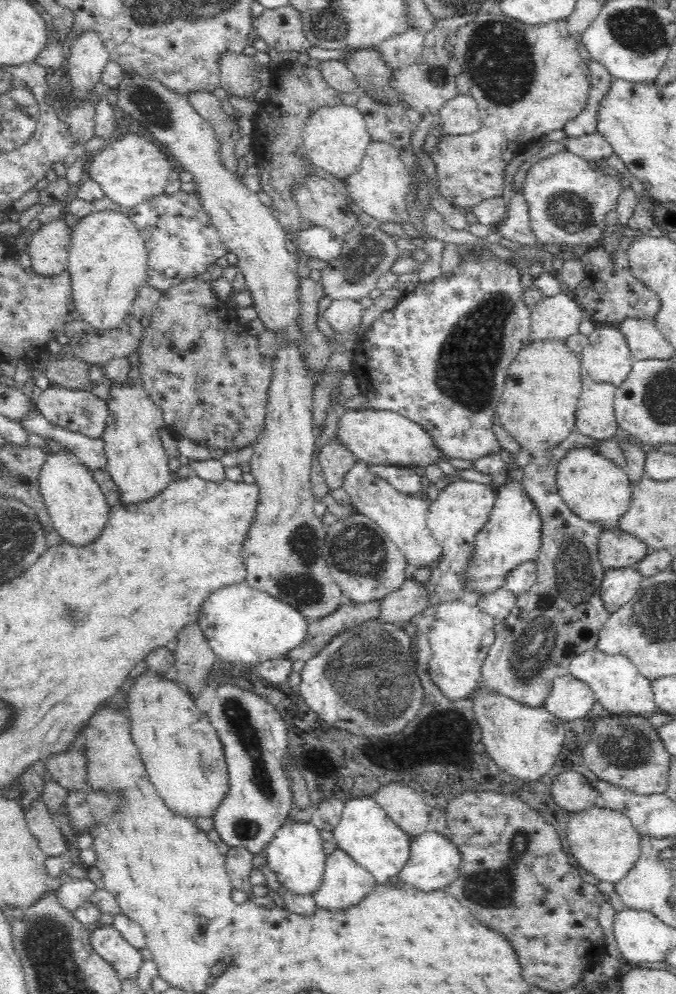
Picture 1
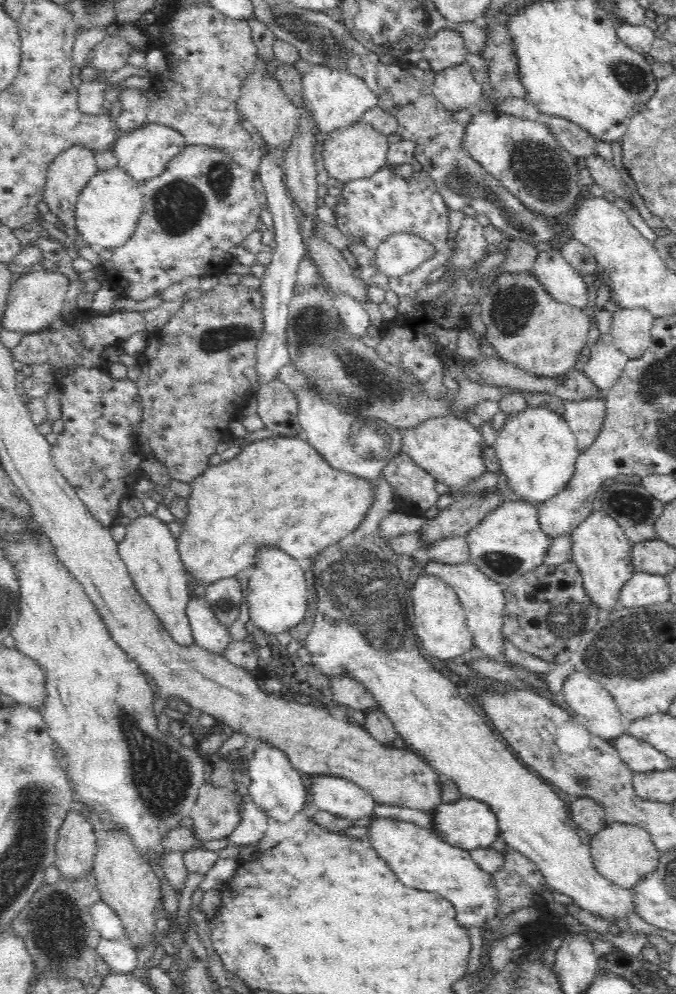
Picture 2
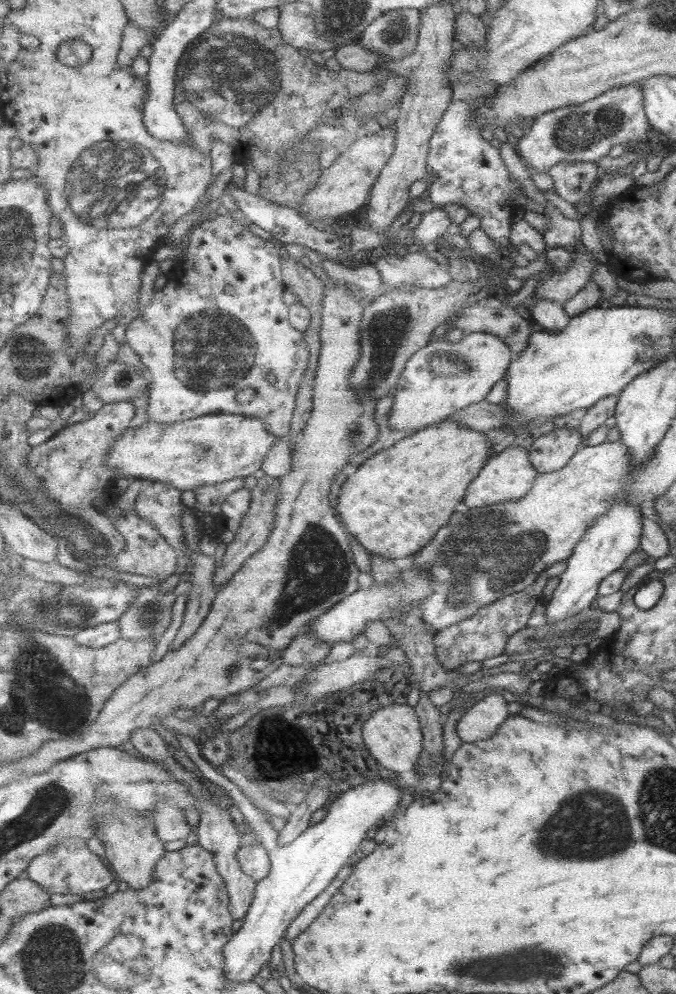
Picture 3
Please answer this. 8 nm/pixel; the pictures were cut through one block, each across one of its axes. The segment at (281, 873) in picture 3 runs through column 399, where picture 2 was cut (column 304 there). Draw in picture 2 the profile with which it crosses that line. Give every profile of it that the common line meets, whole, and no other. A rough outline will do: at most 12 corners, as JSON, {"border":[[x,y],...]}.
{"border":[[259,744],[247,798],[270,825],[306,808],[302,774],[283,752]]}

